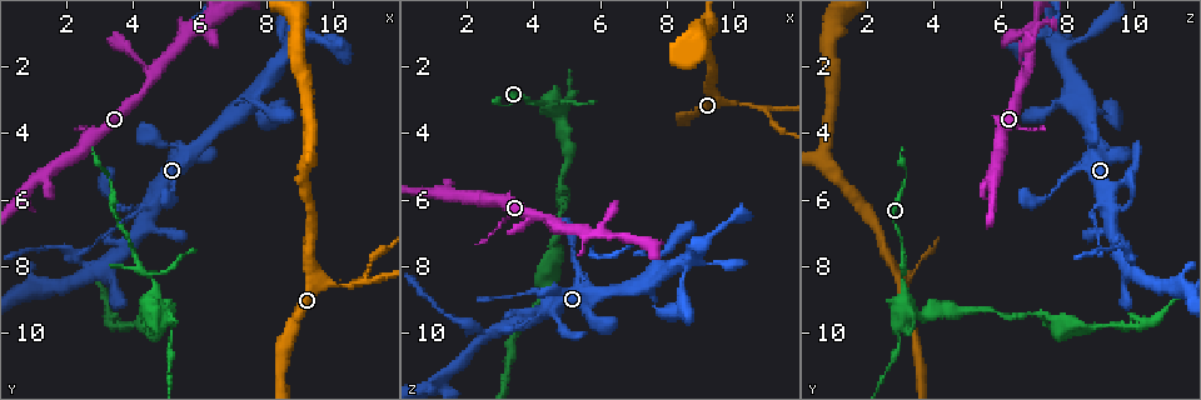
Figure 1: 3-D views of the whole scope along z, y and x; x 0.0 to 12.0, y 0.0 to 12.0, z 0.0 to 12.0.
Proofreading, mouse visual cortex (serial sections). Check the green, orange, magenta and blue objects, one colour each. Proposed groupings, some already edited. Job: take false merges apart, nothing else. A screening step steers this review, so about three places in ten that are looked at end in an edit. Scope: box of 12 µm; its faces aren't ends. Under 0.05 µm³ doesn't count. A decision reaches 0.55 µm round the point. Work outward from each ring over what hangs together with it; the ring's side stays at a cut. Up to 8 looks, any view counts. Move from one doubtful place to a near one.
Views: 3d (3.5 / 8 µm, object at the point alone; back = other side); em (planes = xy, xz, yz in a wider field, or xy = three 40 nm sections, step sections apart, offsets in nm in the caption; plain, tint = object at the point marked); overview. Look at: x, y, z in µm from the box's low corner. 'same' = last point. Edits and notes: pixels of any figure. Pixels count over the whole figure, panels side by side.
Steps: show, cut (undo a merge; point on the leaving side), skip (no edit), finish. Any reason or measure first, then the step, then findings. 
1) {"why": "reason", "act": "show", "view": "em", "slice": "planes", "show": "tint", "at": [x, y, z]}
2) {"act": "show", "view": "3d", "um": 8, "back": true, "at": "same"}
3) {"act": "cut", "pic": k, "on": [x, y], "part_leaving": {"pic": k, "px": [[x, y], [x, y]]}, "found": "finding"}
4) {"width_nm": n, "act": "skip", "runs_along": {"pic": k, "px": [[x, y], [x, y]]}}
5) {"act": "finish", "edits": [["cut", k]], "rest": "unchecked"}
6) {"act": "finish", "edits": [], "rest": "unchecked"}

{"why": "a fork", "act": "show", "view": "3d", "um": 3.5, "at": [4.9, 9.6, 3.2]}

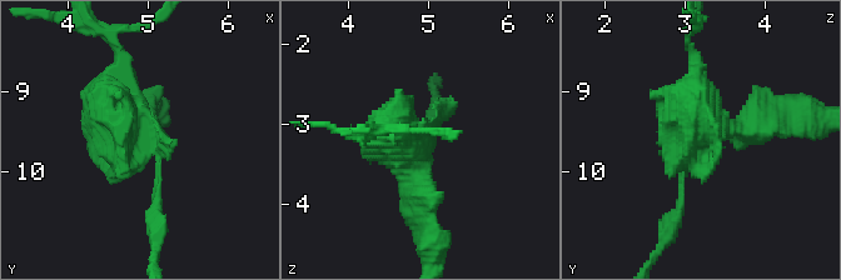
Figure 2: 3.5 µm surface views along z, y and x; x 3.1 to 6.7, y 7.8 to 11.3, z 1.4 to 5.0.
{"why": "shape alone is not enough", "act": "show", "view": "em", "slice": "xy", "step": 1, "show": "tint", "at": [4.85, 9.60, 3.20]}

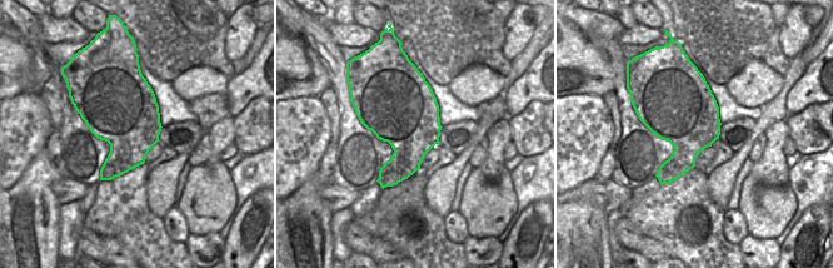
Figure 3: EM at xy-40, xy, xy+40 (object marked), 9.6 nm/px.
{"act": "cut", "pic": 2, "on": [701, 156], "part_leaving": {"pic": 2, "px": [[690, 34], [696, 56], [696, 110]]}, "found": "two cells meet here"}

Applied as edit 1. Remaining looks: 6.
{"act": "show", "view": "overview"}

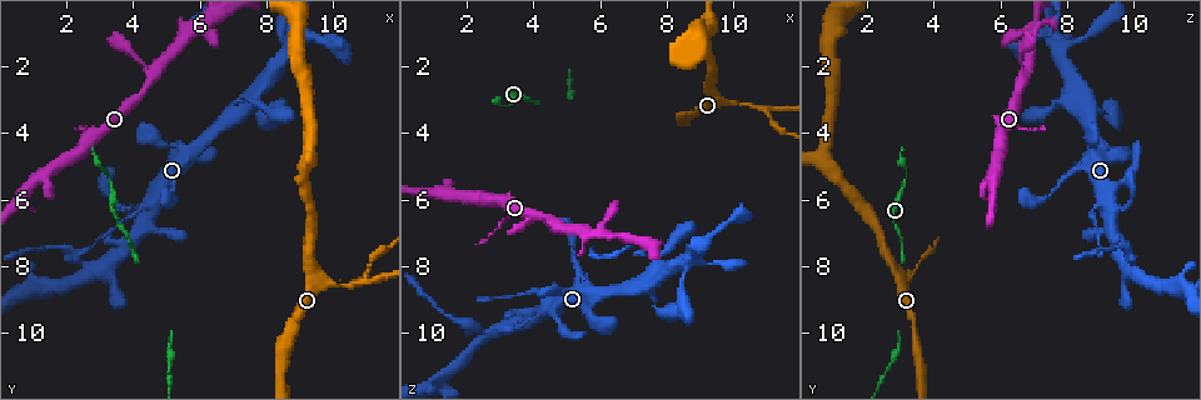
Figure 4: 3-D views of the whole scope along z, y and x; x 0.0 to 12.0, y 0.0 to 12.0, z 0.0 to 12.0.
{"why": "abrupt turn", "act": "show", "view": "3d", "um": 8, "at": [10.8, 8.5, 3.2]}

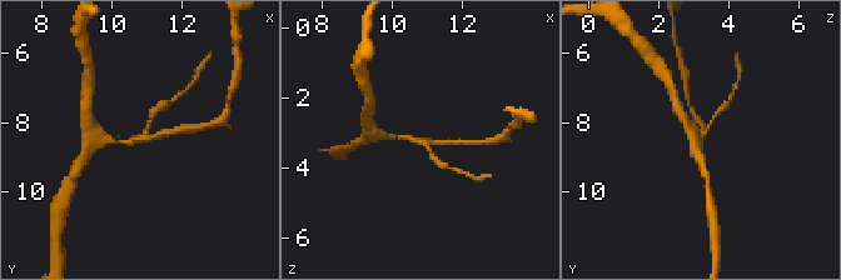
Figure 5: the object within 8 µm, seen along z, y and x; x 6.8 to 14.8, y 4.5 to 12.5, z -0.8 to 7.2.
{"arms": 3, "arm_widths_nm": [100, 150, 150], "act": "show", "view": "em", "slice": "xy", "step": 3, "show": "tint", "at": [10.8, 8.5, 3.1]}

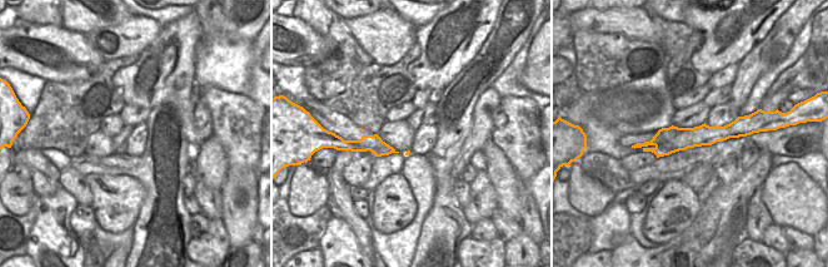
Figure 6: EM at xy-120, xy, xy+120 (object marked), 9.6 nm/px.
{"act": "cut", "pic": 5, "on": [153, 113], "part_leaving": {"pic": 5, "px": [[145, 131], [159, 106], [174, 98]]}, "found": "two cells meet here"}

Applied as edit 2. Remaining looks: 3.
{"act": "show", "view": "overview"}

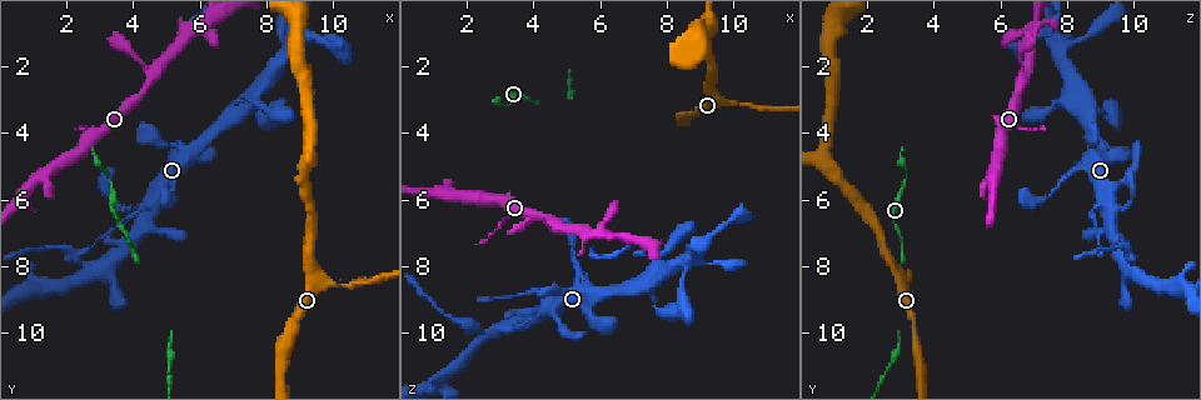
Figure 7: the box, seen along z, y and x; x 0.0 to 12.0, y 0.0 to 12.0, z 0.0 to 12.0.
{"why": "thin neck", "act": "show", "view": "3d", "um": 3.5, "at": [7.8, 3.3, 7.6]}

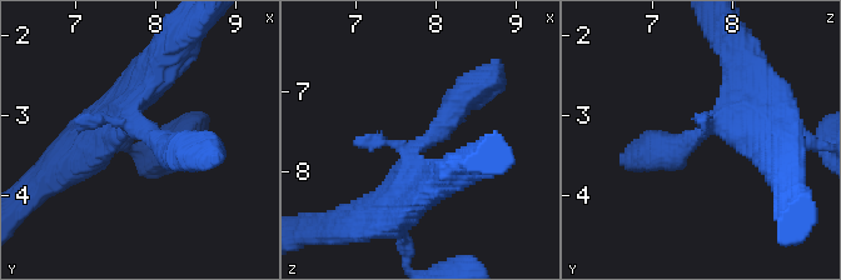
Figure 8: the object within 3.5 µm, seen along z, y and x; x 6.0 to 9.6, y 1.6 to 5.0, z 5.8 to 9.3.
{"why": "shape alone is not enough", "act": "show", "view": "em", "slice": "xy", "step": 3, "show": "tint", "at": [7.85, 3.20, 7.65]}

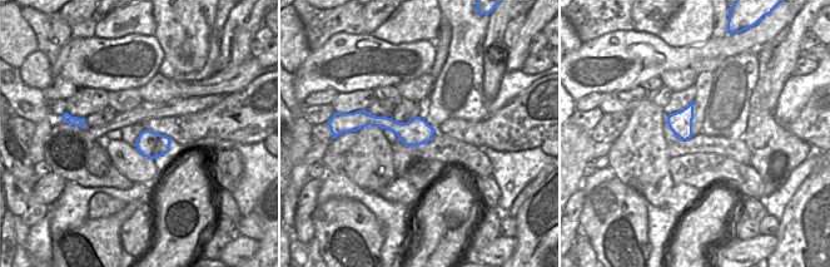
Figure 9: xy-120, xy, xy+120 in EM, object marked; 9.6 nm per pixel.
{"act": "skip", "runs_along": {"pic": 8, "px": [[401, 205], [408, 154], [482, 86]]}, "found": "continuous, no second cell"}

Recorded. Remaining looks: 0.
{"act": "finish", "edits": [["cut", 2], ["cut", 5]], "rest": "unchecked"}

